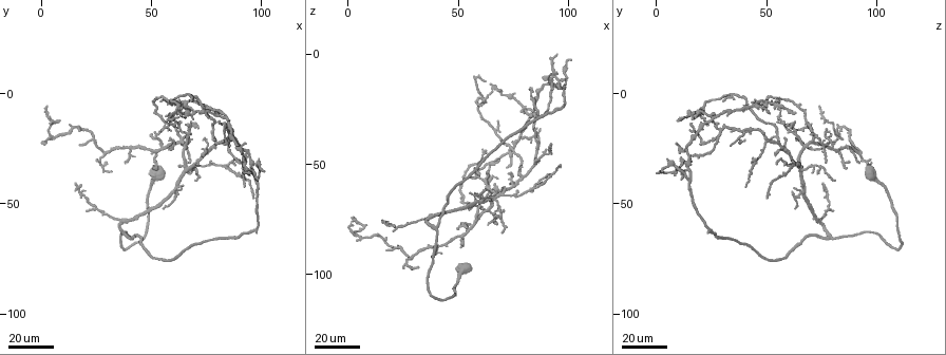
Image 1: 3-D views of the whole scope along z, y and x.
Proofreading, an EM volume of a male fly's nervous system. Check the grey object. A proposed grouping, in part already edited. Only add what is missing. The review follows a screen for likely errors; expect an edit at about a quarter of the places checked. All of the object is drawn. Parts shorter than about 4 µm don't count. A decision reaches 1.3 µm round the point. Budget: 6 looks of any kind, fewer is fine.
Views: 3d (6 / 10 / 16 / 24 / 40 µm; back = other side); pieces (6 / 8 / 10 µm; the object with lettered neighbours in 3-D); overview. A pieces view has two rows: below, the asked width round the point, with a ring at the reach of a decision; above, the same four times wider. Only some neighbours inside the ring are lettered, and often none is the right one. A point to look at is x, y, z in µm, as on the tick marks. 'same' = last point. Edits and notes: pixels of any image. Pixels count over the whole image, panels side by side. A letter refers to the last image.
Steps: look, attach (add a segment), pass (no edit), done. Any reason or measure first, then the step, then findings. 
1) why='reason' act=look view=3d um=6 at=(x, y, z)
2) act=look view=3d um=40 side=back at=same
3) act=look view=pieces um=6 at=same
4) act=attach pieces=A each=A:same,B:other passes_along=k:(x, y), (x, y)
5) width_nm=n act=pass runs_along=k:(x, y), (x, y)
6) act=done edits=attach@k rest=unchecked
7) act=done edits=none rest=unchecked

why='free end' act=look view=3d um=40 at=(83, 23, 20)

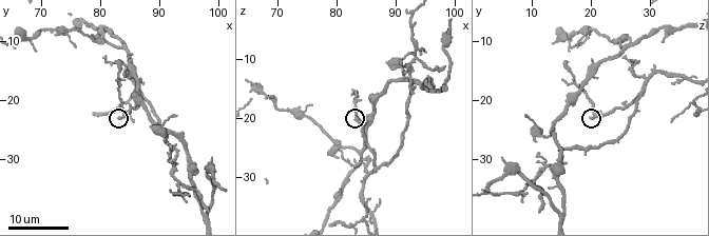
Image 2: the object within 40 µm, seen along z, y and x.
act=look view=pieces um=6 at=(83.5, 23.0, 19.5)

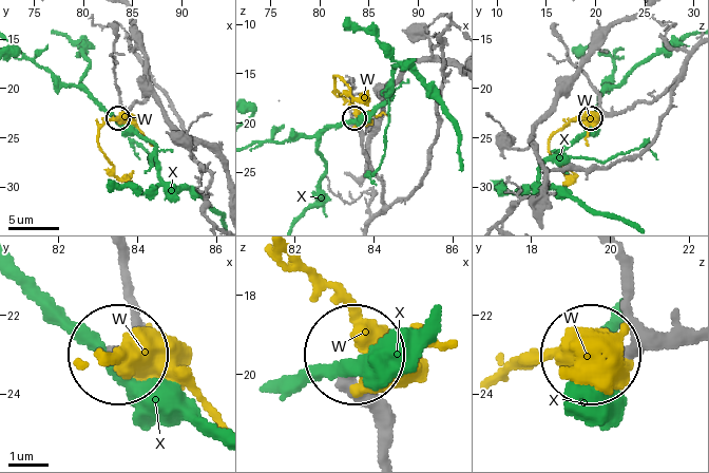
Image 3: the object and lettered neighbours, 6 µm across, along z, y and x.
act=pass each=W:other,X:other runs_along=3:(374, 219), (381, 210), (381, 186), (351, 120) found='none of them fits'

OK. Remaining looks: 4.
why='branch stops here' act=look view=3d um=40 at=(79, 23, 38)

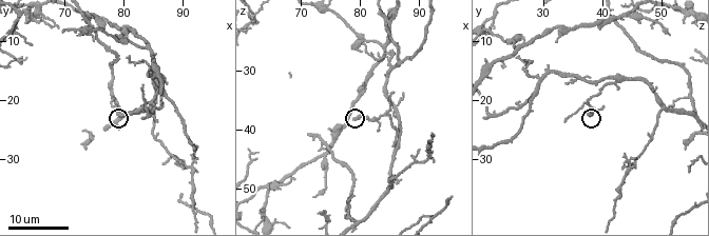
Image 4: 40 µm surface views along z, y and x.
act=look view=pieces um=8 at=(79.0, 22.0, 38.0)

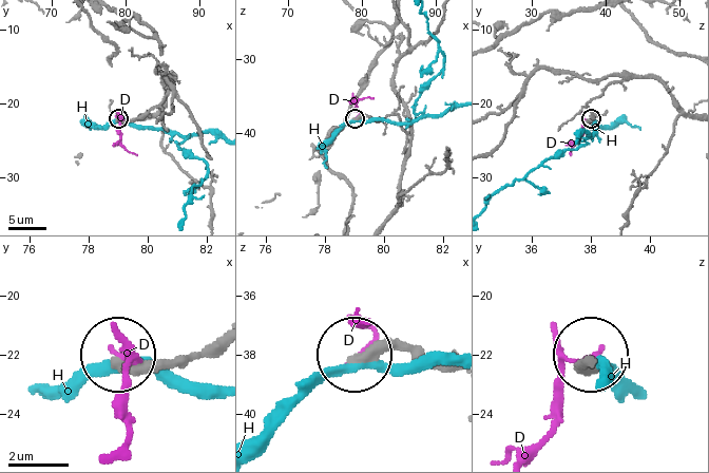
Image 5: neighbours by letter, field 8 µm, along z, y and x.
act=pass each=D:other,H:other runs_along=5:(401, 181), (406, 136), (400, 117), (356, 117) found='none of them fits'

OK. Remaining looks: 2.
why='end of a long branch' act=look view=3d um=24 at=(101, 36, 2)

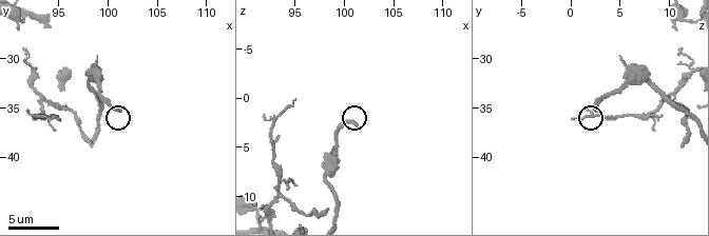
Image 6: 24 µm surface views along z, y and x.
act=look view=pieces um=10 at=(101.4, 35.2, 2.8)

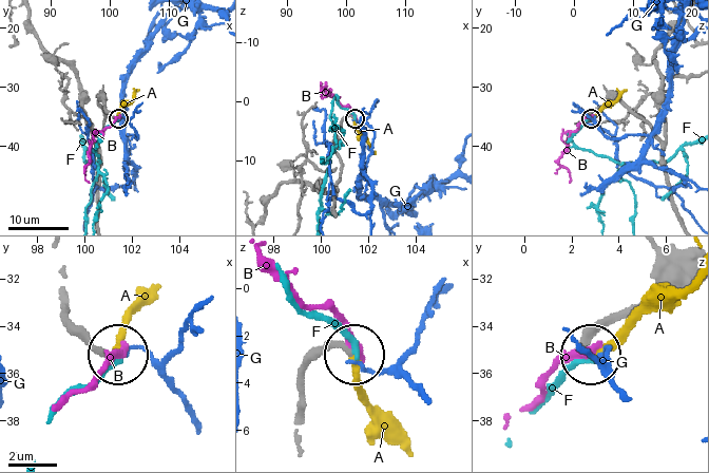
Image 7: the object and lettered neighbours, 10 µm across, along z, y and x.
act=attach pieces=A each=A:same,B:other,F:other,G:other passes_along=7:(299, 383), (329, 351), (351, 353), (356, 391), (396, 439) found='the cell continues'

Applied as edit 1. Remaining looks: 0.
act=done edits=attach@7 rest=unchecked

